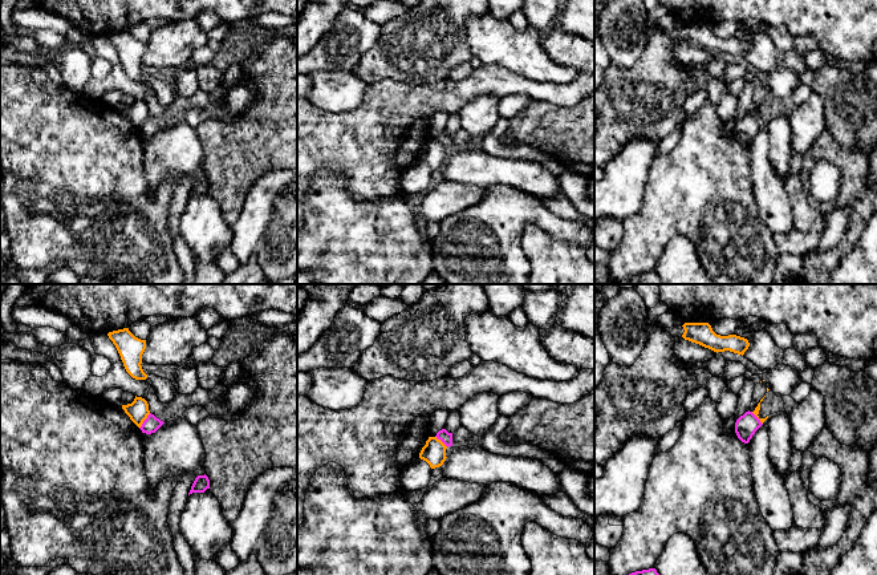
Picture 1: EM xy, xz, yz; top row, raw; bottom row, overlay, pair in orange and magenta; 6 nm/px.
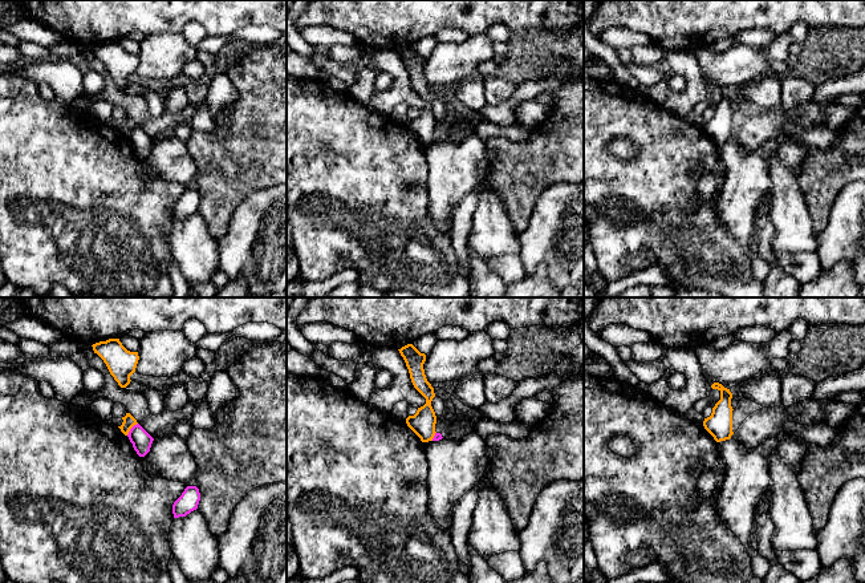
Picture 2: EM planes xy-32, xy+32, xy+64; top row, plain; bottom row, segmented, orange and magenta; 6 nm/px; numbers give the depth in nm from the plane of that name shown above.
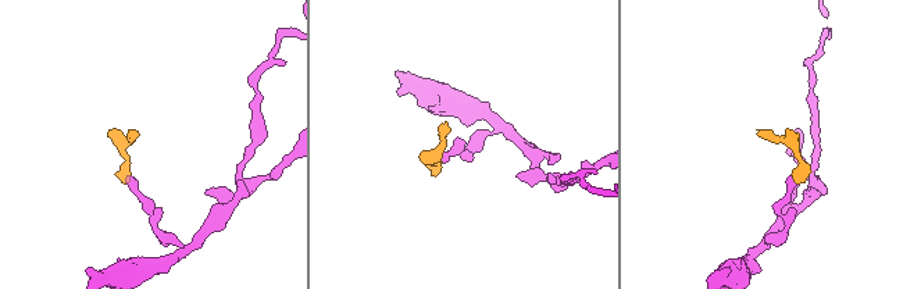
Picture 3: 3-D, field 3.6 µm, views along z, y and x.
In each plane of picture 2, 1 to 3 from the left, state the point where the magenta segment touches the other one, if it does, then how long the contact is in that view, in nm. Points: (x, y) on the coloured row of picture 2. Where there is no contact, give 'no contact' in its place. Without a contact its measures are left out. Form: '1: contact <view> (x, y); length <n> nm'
1: contact xy-32 (130, 428); length 100 nm
2: contact xy+32 (434, 434); length 60 nm
3: no contact

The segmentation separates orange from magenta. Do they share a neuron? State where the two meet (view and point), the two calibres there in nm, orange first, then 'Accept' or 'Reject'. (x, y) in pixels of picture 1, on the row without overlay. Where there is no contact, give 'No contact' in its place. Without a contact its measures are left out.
Touches orange at xy (143, 122). Thickness 130 nm (orange) against 100 nm. Reject

